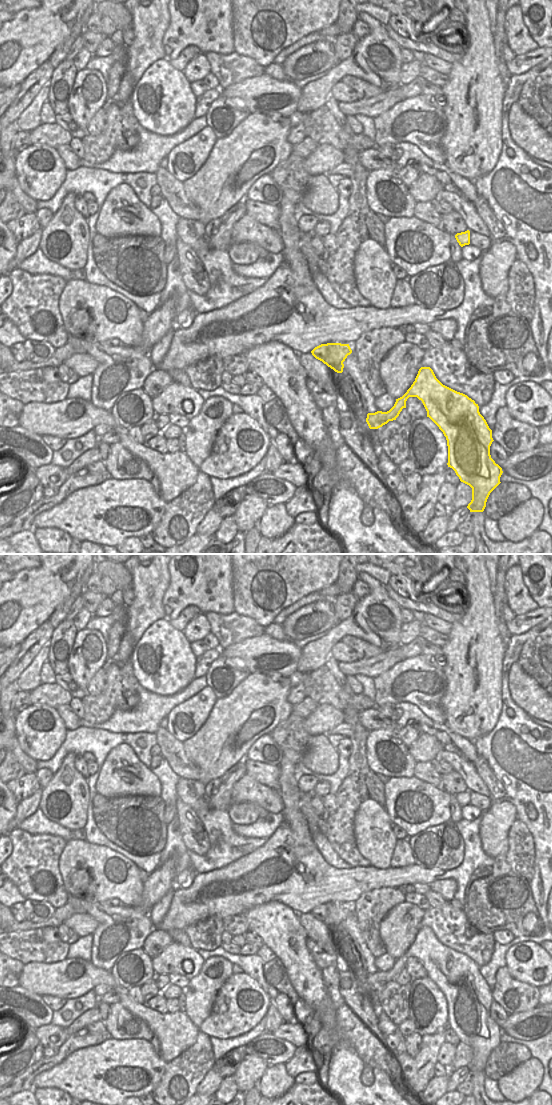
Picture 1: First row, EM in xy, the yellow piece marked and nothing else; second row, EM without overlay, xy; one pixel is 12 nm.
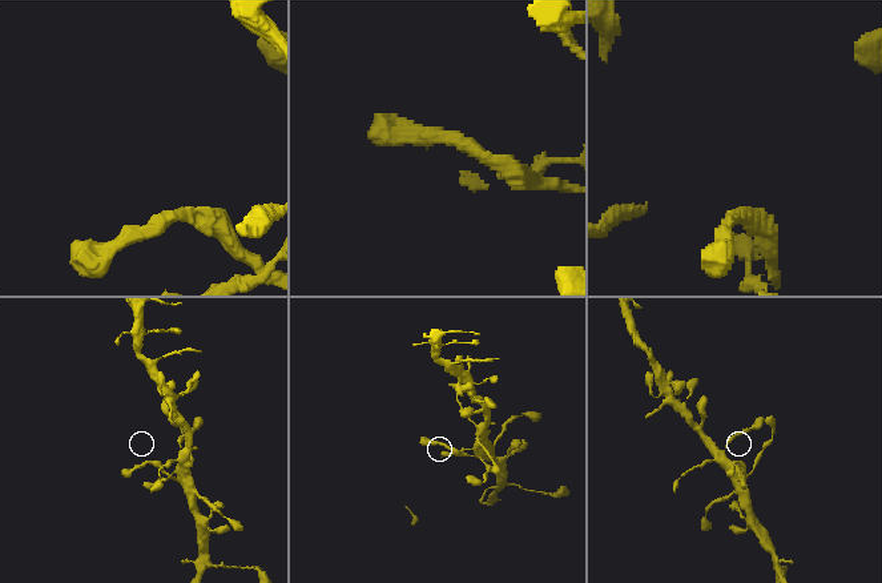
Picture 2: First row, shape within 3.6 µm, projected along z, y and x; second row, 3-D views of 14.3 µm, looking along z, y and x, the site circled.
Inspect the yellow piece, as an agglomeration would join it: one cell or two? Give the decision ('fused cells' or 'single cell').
single cell

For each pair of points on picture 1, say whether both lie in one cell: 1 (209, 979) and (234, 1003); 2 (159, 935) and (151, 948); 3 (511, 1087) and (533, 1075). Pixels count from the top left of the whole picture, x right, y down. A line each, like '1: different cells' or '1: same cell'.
1: different cells
2: same cell
3: same cell

